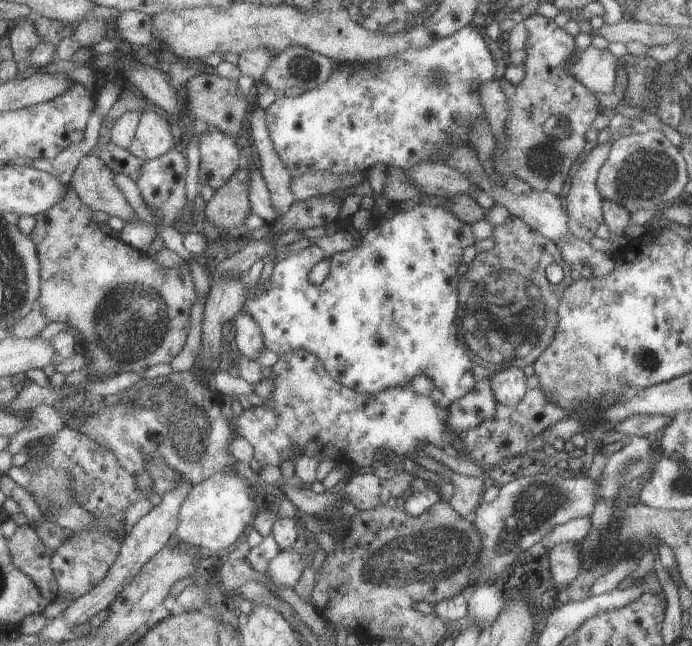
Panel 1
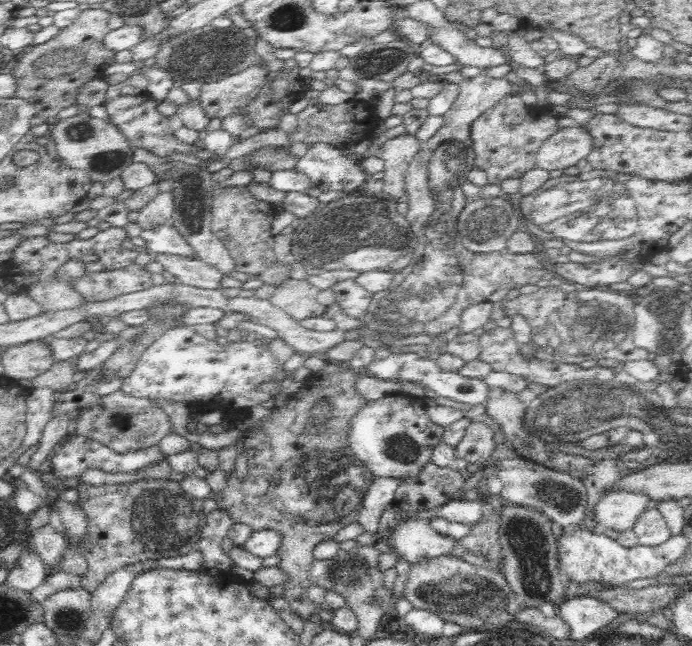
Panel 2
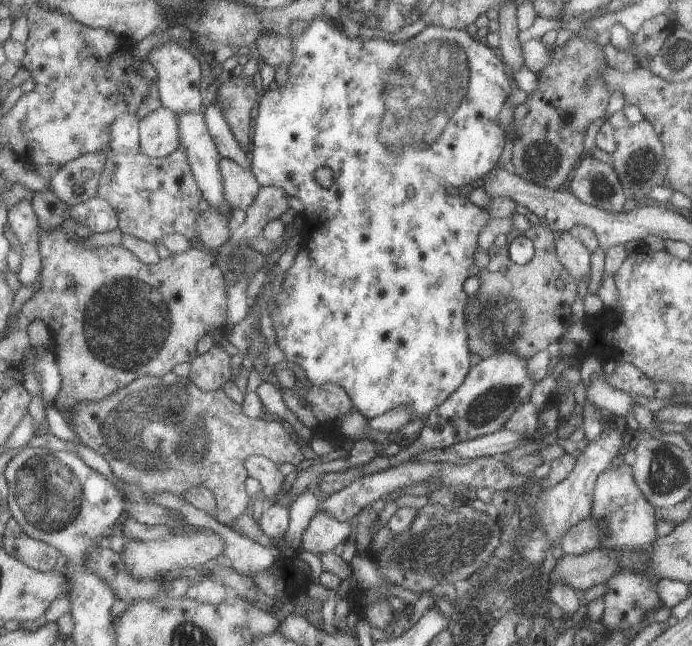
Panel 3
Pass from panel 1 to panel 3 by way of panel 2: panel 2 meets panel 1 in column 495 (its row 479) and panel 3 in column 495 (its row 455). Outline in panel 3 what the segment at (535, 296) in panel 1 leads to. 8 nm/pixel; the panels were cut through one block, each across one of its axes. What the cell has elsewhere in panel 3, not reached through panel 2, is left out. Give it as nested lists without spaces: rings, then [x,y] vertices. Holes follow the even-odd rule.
[[[531,224],[528,230],[512,229],[506,234],[506,243],[502,247],[492,245],[487,252],[489,264],[479,272],[480,289],[474,294],[467,294],[468,304],[464,310],[464,330],[468,336],[468,350],[478,354],[485,359],[489,356],[496,356],[496,352],[508,351],[519,353],[528,360],[541,350],[546,350],[552,342],[558,341],[560,337],[571,326],[571,308],[578,294],[578,280],[571,275],[567,268],[558,260],[556,254],[556,240],[558,233],[550,230],[547,225]],[[517,236],[530,237],[534,245],[534,255],[530,262],[519,265],[510,259],[508,248],[510,243]],[[566,280],[566,288],[558,288],[556,282]]]

